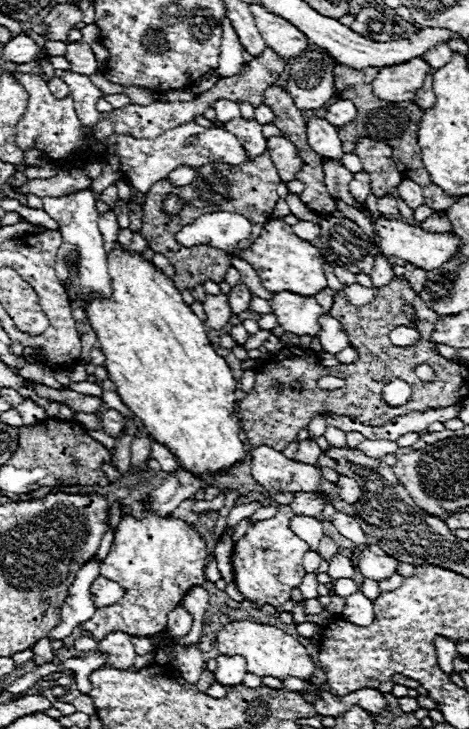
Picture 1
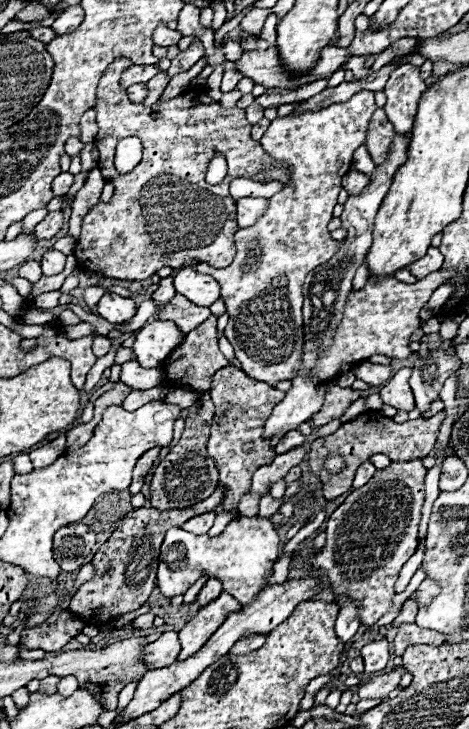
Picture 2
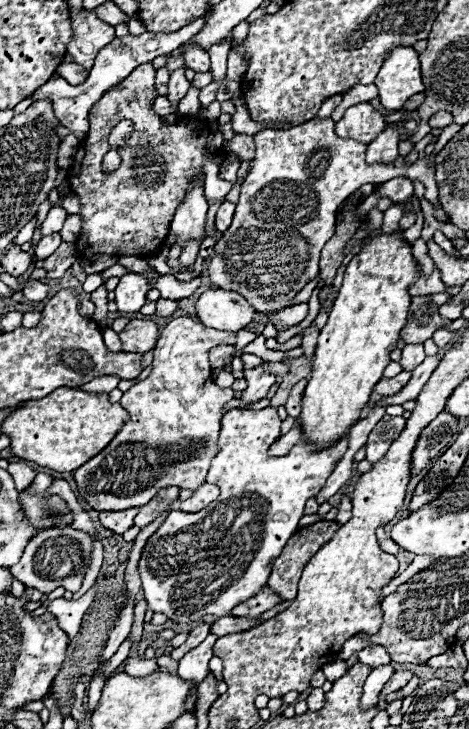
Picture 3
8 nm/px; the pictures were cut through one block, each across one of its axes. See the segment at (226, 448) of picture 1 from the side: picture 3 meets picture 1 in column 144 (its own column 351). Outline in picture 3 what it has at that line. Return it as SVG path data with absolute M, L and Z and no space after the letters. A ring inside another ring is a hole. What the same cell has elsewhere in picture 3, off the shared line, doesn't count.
M402 230L390 236L378 234L364 242L362 252L346 268L342 288L328 314L328 324L318 336L312 374L298 416L302 438L312 448L328 448L362 420L374 384L382 380L382 372L390 364L390 352L400 340L398 334L406 324L410 306L408 288L418 278L418 262L412 256L412 246L400 234Z

